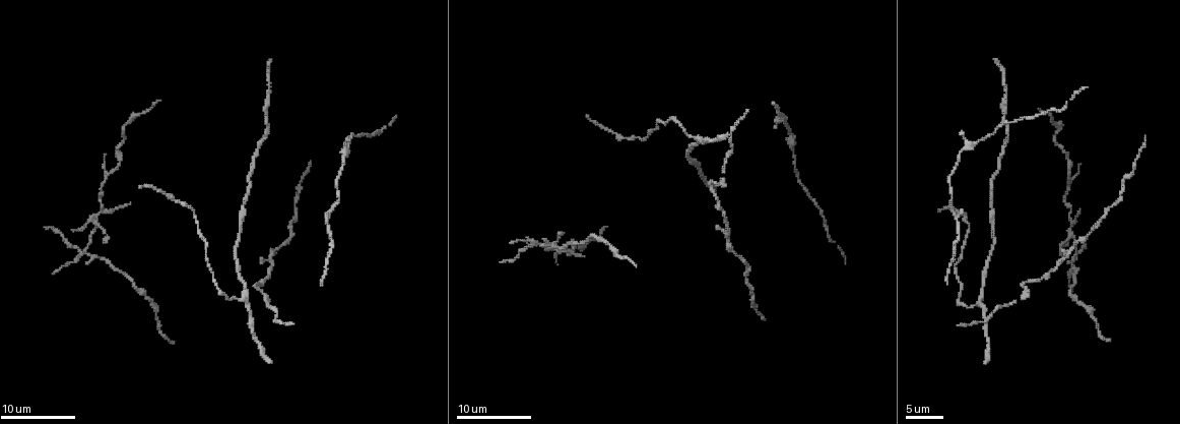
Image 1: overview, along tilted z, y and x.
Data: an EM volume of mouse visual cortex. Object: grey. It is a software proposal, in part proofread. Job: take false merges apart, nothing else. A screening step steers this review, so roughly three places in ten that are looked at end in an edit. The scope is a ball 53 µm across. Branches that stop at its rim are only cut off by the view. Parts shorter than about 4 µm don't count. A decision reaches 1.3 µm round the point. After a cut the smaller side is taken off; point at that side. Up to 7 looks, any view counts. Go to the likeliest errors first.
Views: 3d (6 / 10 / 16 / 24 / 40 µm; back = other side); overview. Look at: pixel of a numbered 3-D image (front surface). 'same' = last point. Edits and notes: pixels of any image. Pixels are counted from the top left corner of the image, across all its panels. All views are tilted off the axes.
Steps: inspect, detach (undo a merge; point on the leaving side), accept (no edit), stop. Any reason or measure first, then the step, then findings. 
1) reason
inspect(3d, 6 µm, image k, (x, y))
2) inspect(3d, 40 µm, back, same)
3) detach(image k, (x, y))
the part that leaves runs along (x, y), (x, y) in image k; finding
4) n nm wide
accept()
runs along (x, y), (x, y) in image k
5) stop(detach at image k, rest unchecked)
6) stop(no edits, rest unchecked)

four arms meet
inspect(3d, 10 µm, image 1, (86, 253))

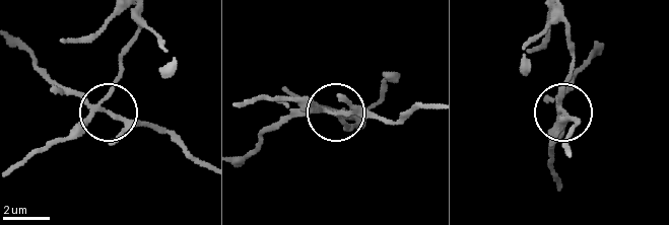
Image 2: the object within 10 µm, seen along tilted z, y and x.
detach(image 2, (67, 90))
the part that leaves runs along (96, 106), (157, 127), (205, 161) in image 2; a second cell is stuck on

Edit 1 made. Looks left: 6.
three-way junction
inspect(3d, 6 µm, image 1, (699, 136))

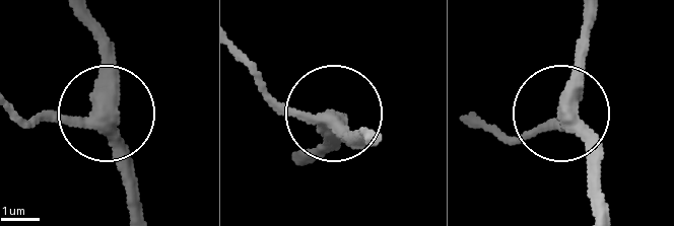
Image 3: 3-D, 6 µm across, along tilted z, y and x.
accept()
runs along (305, 160), (329, 125), (281, 106), (237, 60) in image 3; one cell here

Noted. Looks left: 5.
abrupt turn
inspect(3d, 10 µm, image 1, (1022, 282))

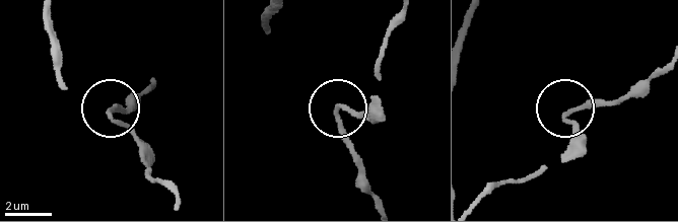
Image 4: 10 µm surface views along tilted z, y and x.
200 nm wide
accept()
continuous, no second cell

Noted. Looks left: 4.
calibre changes
inspect(3d, 16 µm, image 1, (128, 121))

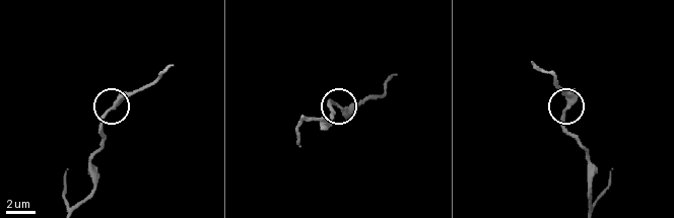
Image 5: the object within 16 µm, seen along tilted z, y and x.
accept()
continuous, no second cell

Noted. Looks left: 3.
stop(detach at image 2, rest unchecked)

